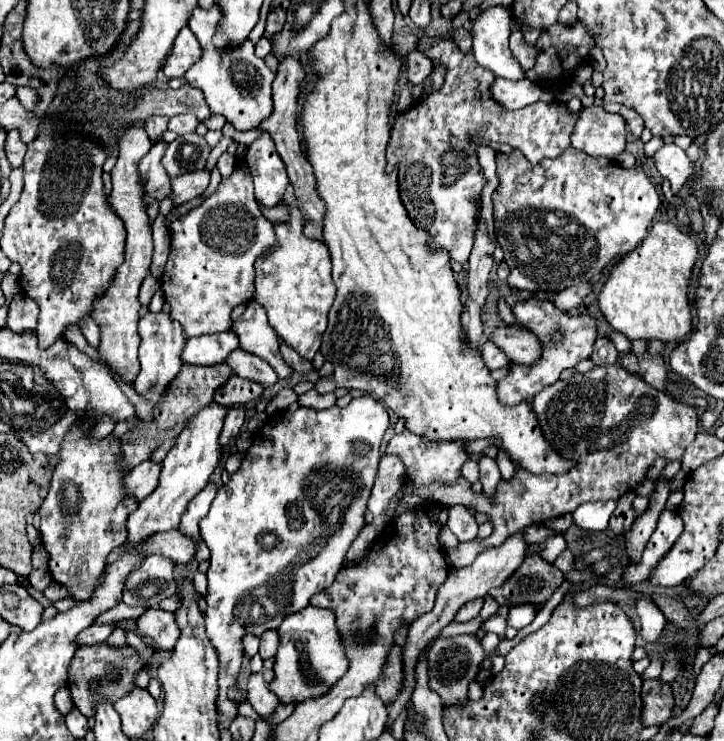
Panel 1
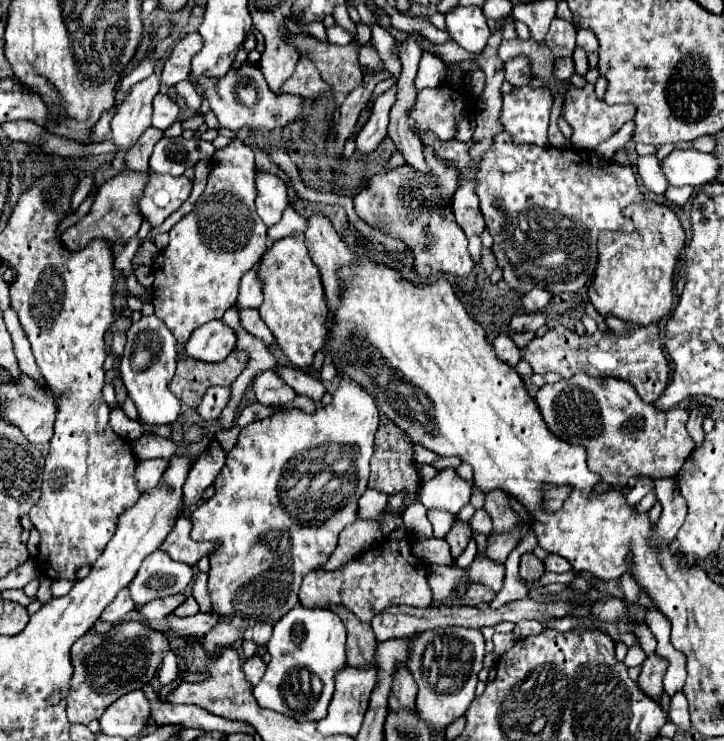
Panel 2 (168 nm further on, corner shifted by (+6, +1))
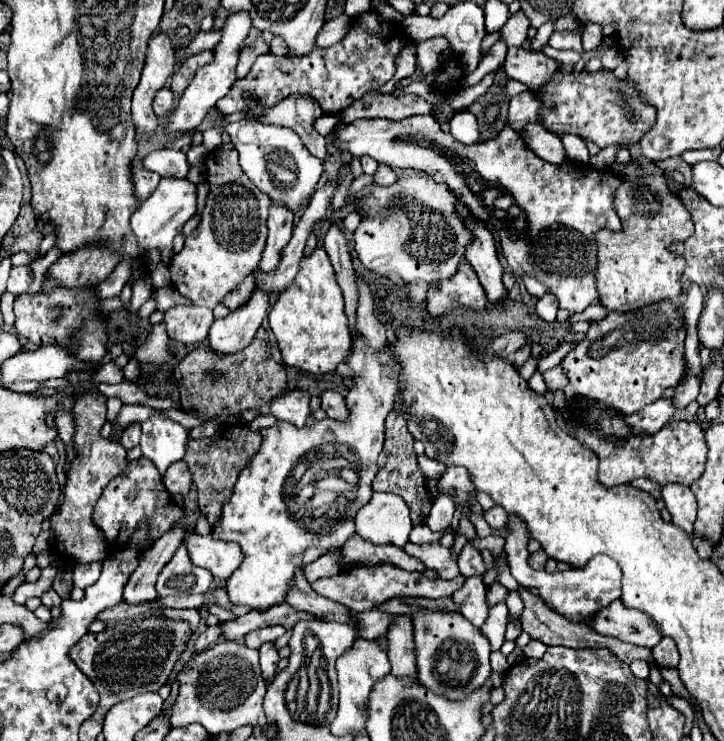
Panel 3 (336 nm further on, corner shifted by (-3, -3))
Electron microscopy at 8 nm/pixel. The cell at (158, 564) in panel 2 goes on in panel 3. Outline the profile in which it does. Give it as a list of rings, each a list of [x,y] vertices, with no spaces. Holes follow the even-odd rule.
[[[182,545],[174,557],[160,571],[156,581],[156,591],[160,597],[168,595],[196,595],[204,593],[212,585],[212,573],[196,567],[188,559],[188,551]]]

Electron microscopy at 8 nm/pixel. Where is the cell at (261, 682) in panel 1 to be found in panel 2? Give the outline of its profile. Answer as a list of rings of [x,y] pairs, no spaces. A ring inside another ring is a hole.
[[[253,655],[253,657],[249,657],[249,659],[243,663],[243,671],[245,671],[247,679],[251,681],[251,685],[255,685],[255,683],[261,681],[261,677],[263,677],[263,673],[265,673],[265,663],[263,663],[263,659],[261,659],[259,655]]]

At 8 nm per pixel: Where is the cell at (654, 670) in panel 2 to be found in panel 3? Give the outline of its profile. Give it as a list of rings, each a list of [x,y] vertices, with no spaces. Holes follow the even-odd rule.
[[[664,637],[652,649],[652,655],[654,655],[656,663],[662,665],[662,667],[676,667],[678,665],[678,649],[676,649],[676,643],[670,637]]]

